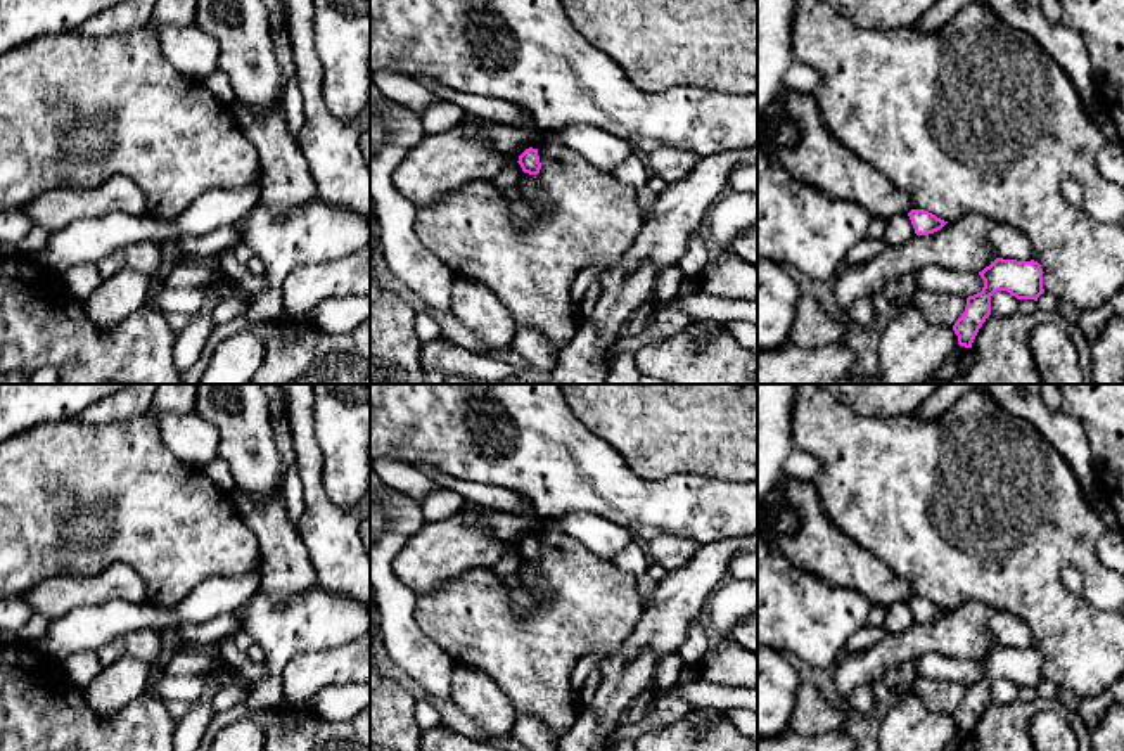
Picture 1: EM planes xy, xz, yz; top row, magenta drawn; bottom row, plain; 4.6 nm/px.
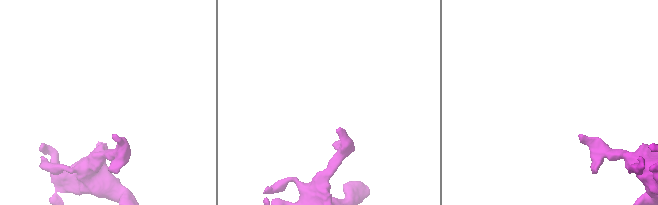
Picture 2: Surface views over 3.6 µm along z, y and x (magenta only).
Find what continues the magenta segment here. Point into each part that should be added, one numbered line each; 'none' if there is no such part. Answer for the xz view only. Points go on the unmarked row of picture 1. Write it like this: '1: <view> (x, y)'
none

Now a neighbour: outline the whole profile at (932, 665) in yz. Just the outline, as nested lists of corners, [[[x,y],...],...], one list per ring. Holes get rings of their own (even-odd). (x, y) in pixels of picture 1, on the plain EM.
[[[927,652],[915,659],[916,675],[929,680],[948,680],[974,684],[982,678],[984,668],[979,661],[963,661],[939,652]]]

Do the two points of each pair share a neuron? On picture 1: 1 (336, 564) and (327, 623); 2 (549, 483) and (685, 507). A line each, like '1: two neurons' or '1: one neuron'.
1: two neurons
2: one neuron

